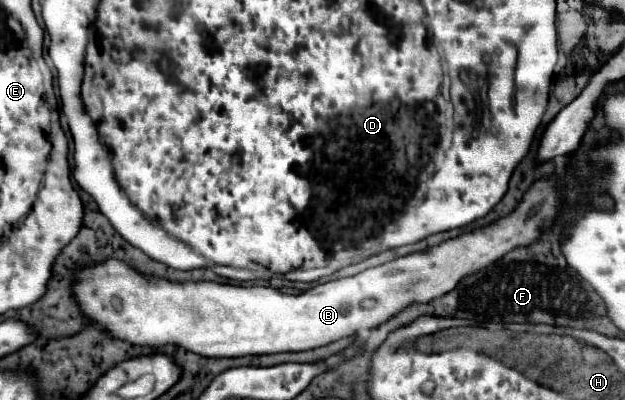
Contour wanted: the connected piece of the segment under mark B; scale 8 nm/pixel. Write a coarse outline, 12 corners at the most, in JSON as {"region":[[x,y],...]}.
{"region":[[537,181],[481,229],[313,289],[105,261],[81,311],[137,345],[305,351],[449,293],[551,225]]}

